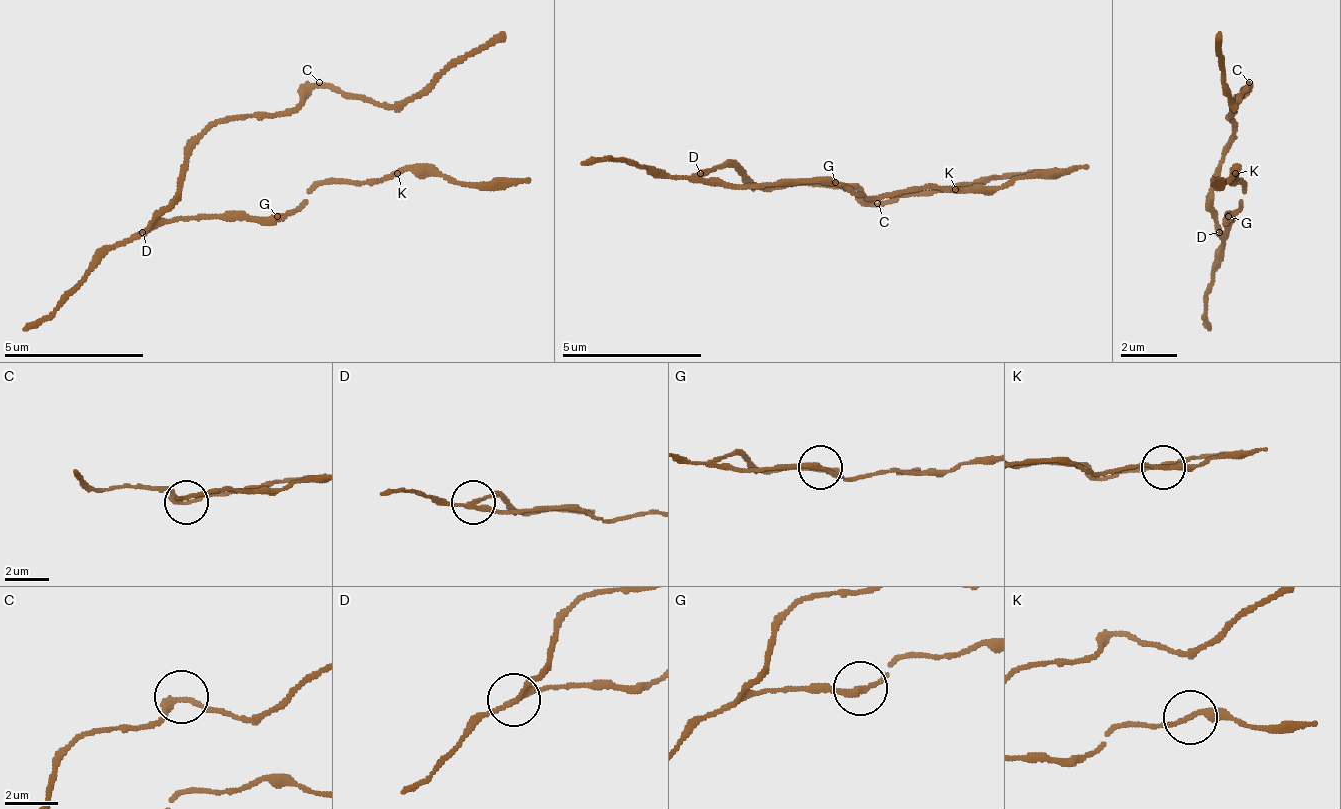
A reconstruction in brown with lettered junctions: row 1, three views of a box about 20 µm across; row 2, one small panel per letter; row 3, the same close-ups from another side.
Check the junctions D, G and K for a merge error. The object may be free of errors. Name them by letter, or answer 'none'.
D

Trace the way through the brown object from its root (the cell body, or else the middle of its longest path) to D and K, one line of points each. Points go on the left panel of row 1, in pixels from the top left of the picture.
D: (179, 195), (144, 230)
K: (179, 195), (158, 223), (165, 216), (284, 216), (298, 209), (327, 181), (390, 181), (397, 173)

